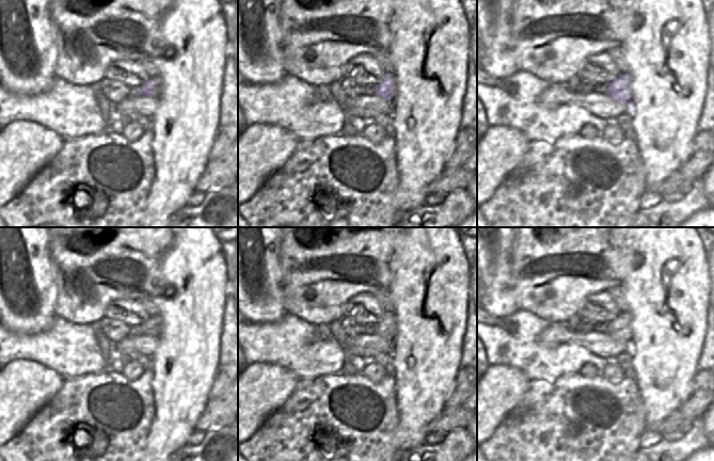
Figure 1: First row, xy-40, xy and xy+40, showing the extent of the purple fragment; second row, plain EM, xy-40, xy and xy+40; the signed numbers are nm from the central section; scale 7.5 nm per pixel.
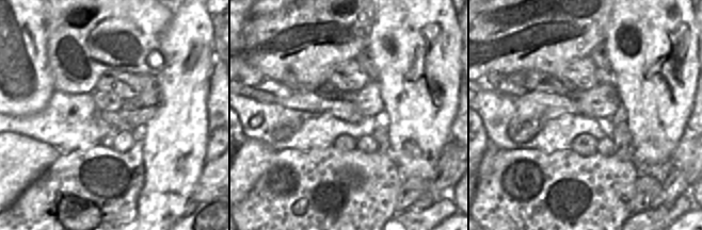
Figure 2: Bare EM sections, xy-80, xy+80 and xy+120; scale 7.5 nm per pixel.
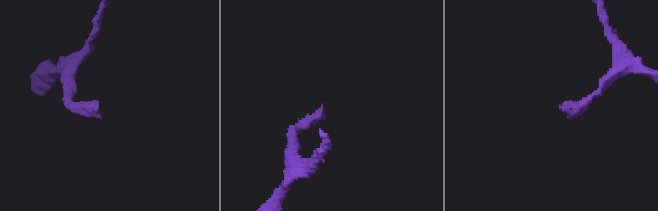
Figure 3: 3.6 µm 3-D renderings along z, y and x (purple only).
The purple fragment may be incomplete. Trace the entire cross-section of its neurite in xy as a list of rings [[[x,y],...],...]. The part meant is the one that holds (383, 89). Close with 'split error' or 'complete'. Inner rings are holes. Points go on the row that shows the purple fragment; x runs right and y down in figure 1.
[[[384,74],[382,81],[374,86],[376,95],[387,100],[397,96],[397,77],[395,74]]]; split error

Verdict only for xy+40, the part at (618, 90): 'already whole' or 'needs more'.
needs more

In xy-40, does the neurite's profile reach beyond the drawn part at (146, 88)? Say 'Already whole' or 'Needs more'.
Needs more.

